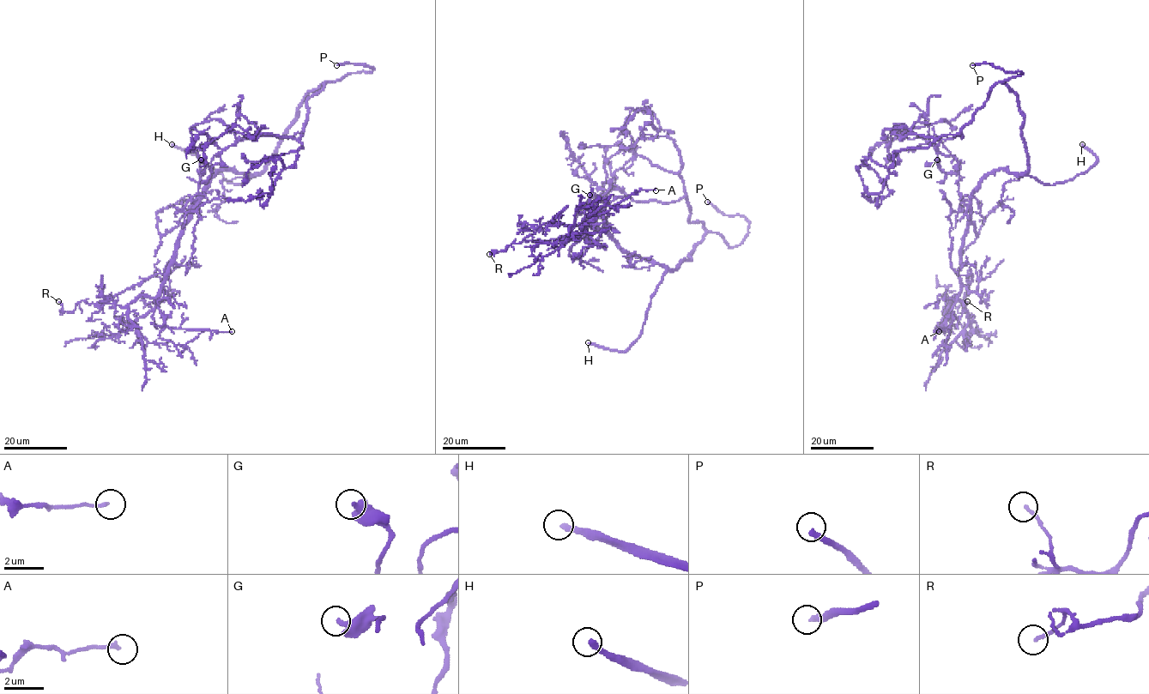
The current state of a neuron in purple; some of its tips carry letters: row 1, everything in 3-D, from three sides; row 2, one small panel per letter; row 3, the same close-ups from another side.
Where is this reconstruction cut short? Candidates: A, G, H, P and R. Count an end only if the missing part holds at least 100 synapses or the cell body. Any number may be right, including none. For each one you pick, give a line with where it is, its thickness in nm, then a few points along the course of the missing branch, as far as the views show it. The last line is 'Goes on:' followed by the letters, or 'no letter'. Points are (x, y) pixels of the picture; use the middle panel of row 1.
H: (588, 342) | 260 nm | (588, 342), (565, 335), (548, 321)
P: (707, 202) | 320 nm | (707, 202), (662, 161), (666, 122), (639, 112), (619, 123), (577, 122), (607, 137)
Goes on: H, P

